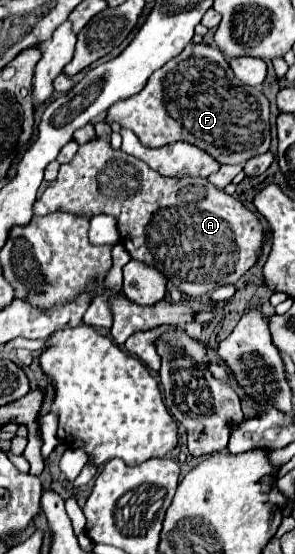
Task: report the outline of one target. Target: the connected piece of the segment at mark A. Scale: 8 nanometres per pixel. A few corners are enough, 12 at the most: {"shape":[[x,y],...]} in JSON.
{"shape":[[103,137],[35,215],[117,217],[133,259],[189,297],[259,261],[259,217]]}

